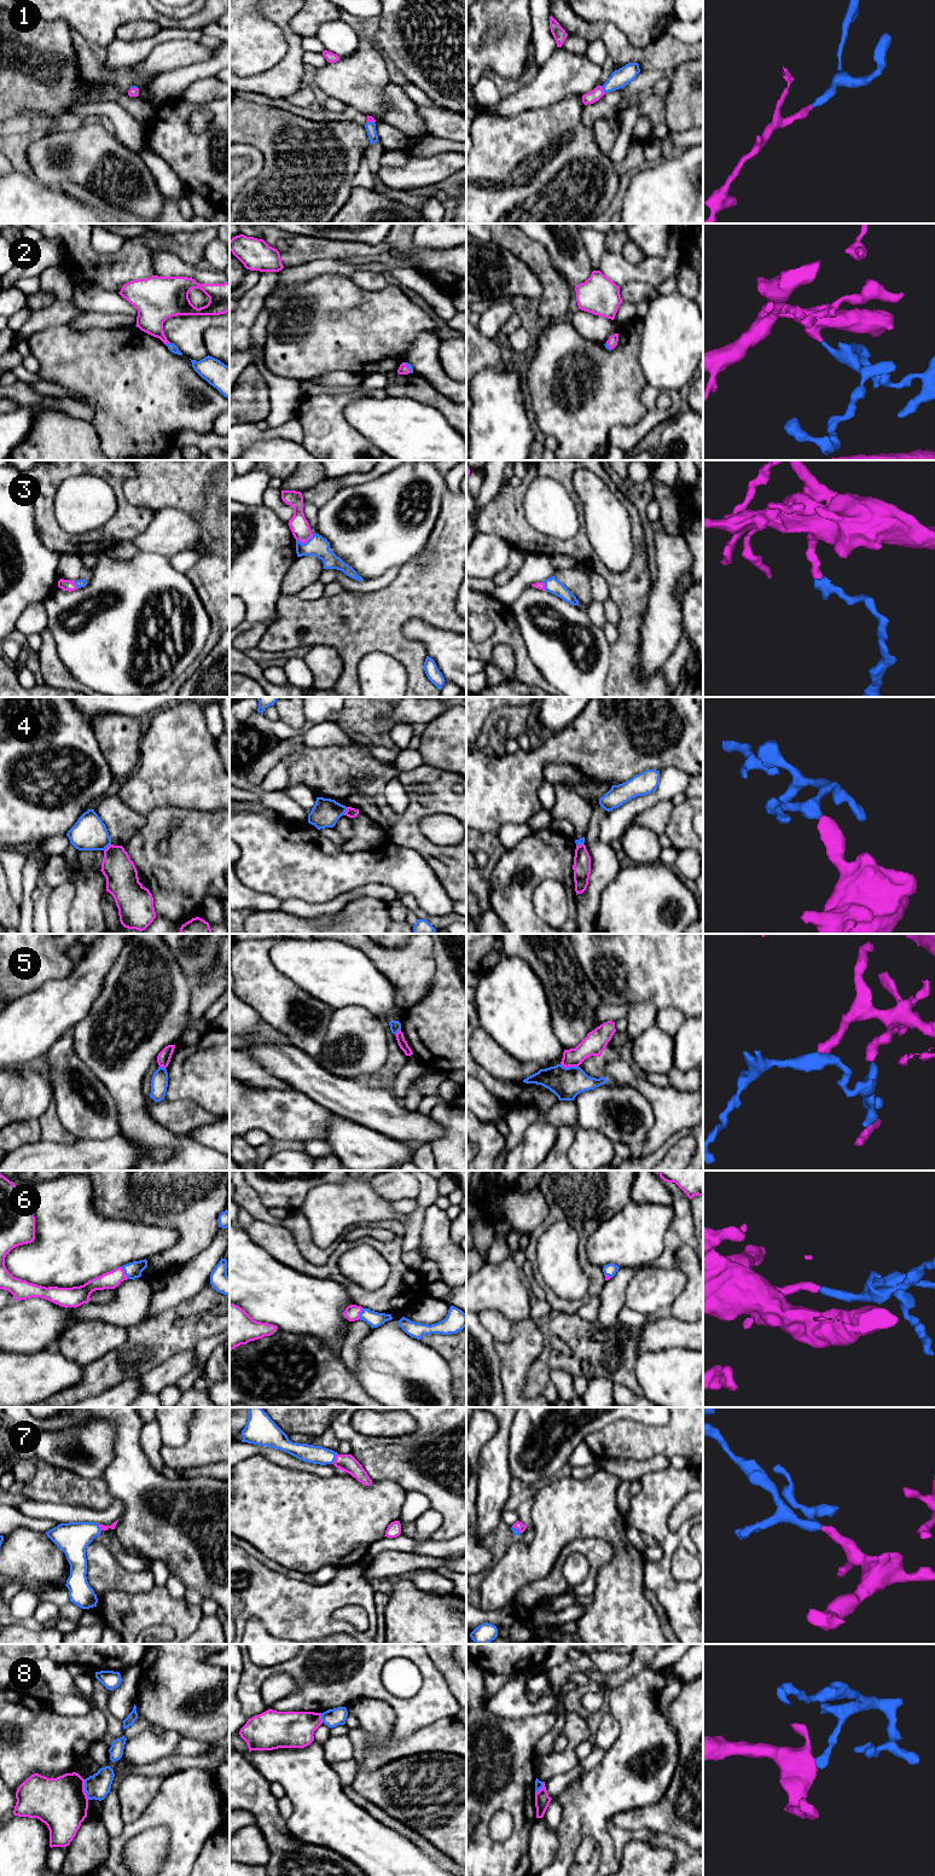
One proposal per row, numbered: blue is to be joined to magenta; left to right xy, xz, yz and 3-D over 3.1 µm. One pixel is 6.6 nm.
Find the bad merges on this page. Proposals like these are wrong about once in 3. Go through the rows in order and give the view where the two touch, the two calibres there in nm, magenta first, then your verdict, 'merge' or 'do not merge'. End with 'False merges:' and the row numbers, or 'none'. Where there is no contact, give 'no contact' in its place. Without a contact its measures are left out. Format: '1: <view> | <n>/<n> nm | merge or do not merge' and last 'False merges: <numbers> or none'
1: yz | 80/120 nm | merge
2: xy | 220/60 nm | merge
3: xz | 130/140 nm | merge
4: xz | 70/190 nm | do not merge
5: yz | 150/200 nm | do not merge
6: xy | 120/110 nm | merge
7: xz | 120/130 nm | merge
8: xy | 340/170 nm | do not merge
False merges: 4, 5, 8

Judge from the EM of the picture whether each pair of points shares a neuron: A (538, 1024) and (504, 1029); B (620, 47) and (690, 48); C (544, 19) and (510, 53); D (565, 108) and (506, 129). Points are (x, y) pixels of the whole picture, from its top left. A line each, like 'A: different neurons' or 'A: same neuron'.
A: same neuron
B: same neuron
C: different neurons
D: same neuron

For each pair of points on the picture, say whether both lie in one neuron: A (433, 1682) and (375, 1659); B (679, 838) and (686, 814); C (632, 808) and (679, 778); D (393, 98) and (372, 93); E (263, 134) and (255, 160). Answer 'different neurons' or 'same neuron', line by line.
A: same neuron
B: same neuron
C: same neuron
D: different neurons
E: different neurons

